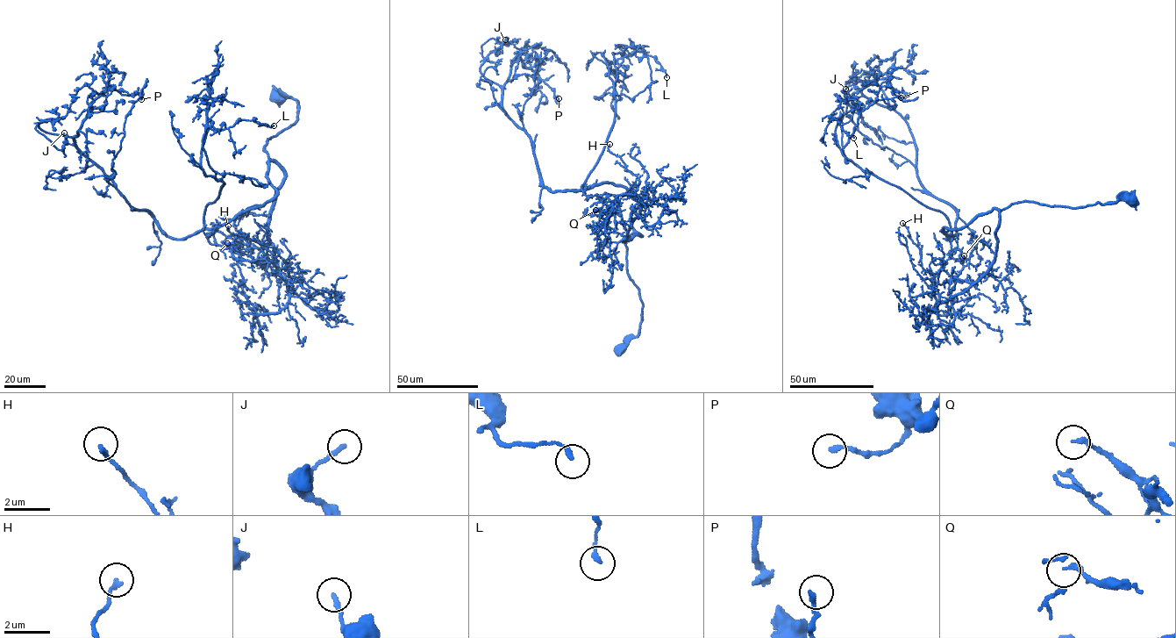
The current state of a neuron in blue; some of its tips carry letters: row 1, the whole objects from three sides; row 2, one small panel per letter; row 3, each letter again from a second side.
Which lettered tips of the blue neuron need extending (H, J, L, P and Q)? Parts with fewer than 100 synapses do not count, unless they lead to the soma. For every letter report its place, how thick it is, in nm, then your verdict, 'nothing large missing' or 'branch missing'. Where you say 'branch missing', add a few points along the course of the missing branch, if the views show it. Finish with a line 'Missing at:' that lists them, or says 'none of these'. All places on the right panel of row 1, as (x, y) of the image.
H: place (902, 223); calibre 160 nm; nothing large missing
J: place (845, 89); calibre 190 nm; nothing large missing
L: place (853, 138); calibre 190 nm; nothing large missing
P: place (901, 97); calibre 180 nm; nothing large missing
Q: place (964, 255); calibre 200 nm; nothing large missing
Missing at: none of these

